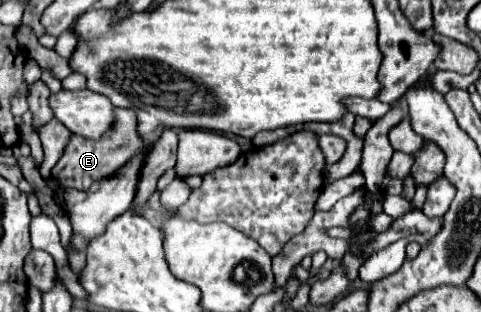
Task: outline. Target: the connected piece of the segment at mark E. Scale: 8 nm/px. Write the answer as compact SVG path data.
M114 108L112 128L108 132L104 132L104 136L100 136L98 140L88 140L88 138L76 136L76 134L70 136L62 158L52 168L52 176L58 180L60 186L76 188L76 190L90 188L94 182L114 176L124 164L128 164L144 148L144 140L136 128L138 128L138 118L132 108Z

